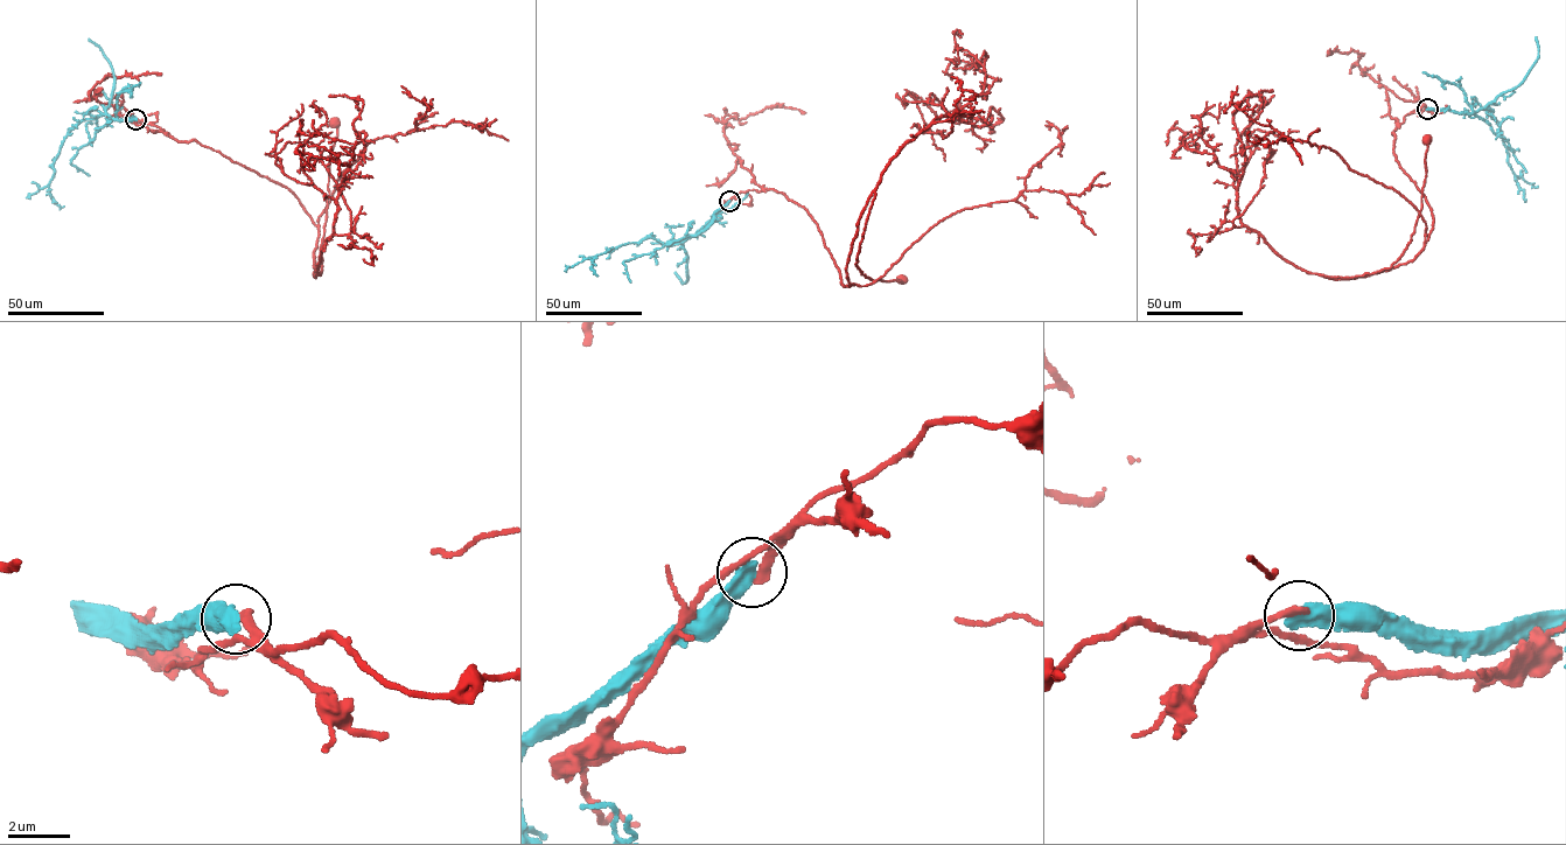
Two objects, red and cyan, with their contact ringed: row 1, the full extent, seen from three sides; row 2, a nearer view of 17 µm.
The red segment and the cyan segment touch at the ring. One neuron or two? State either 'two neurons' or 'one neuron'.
two neurons

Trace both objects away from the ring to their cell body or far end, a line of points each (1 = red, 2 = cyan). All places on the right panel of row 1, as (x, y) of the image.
1: (1427, 109), (1391, 134), (1431, 211), (1424, 249), (1364, 277), (1318, 274), (1399, 258), (1426, 140)
2: (1427, 109), (1465, 113), (1491, 109), (1514, 173), (1538, 187)

